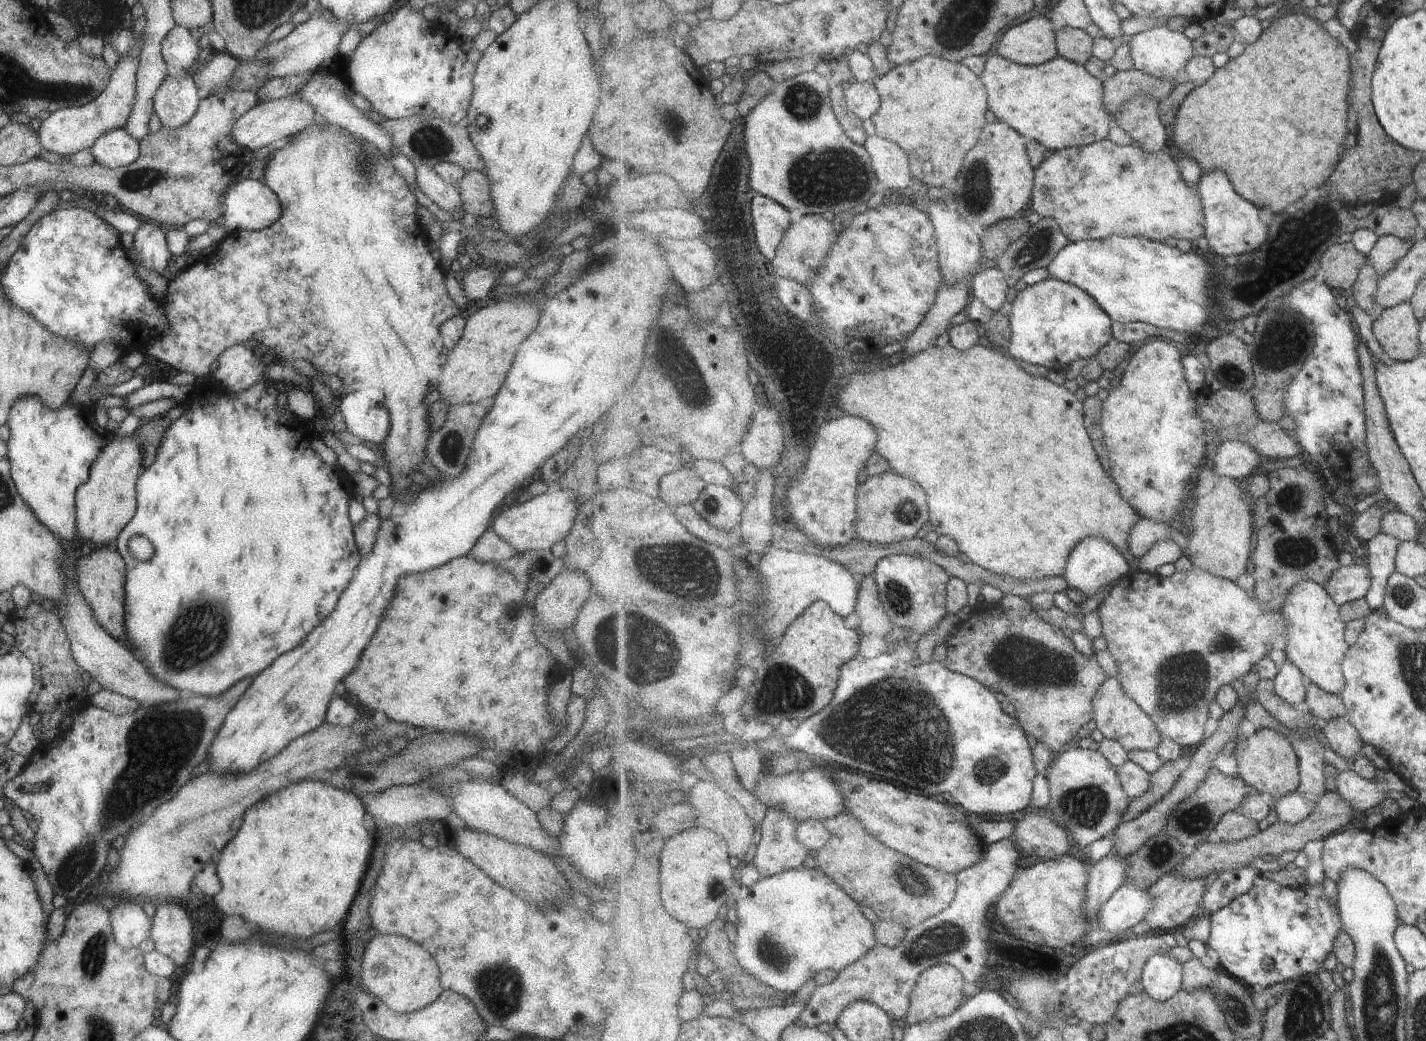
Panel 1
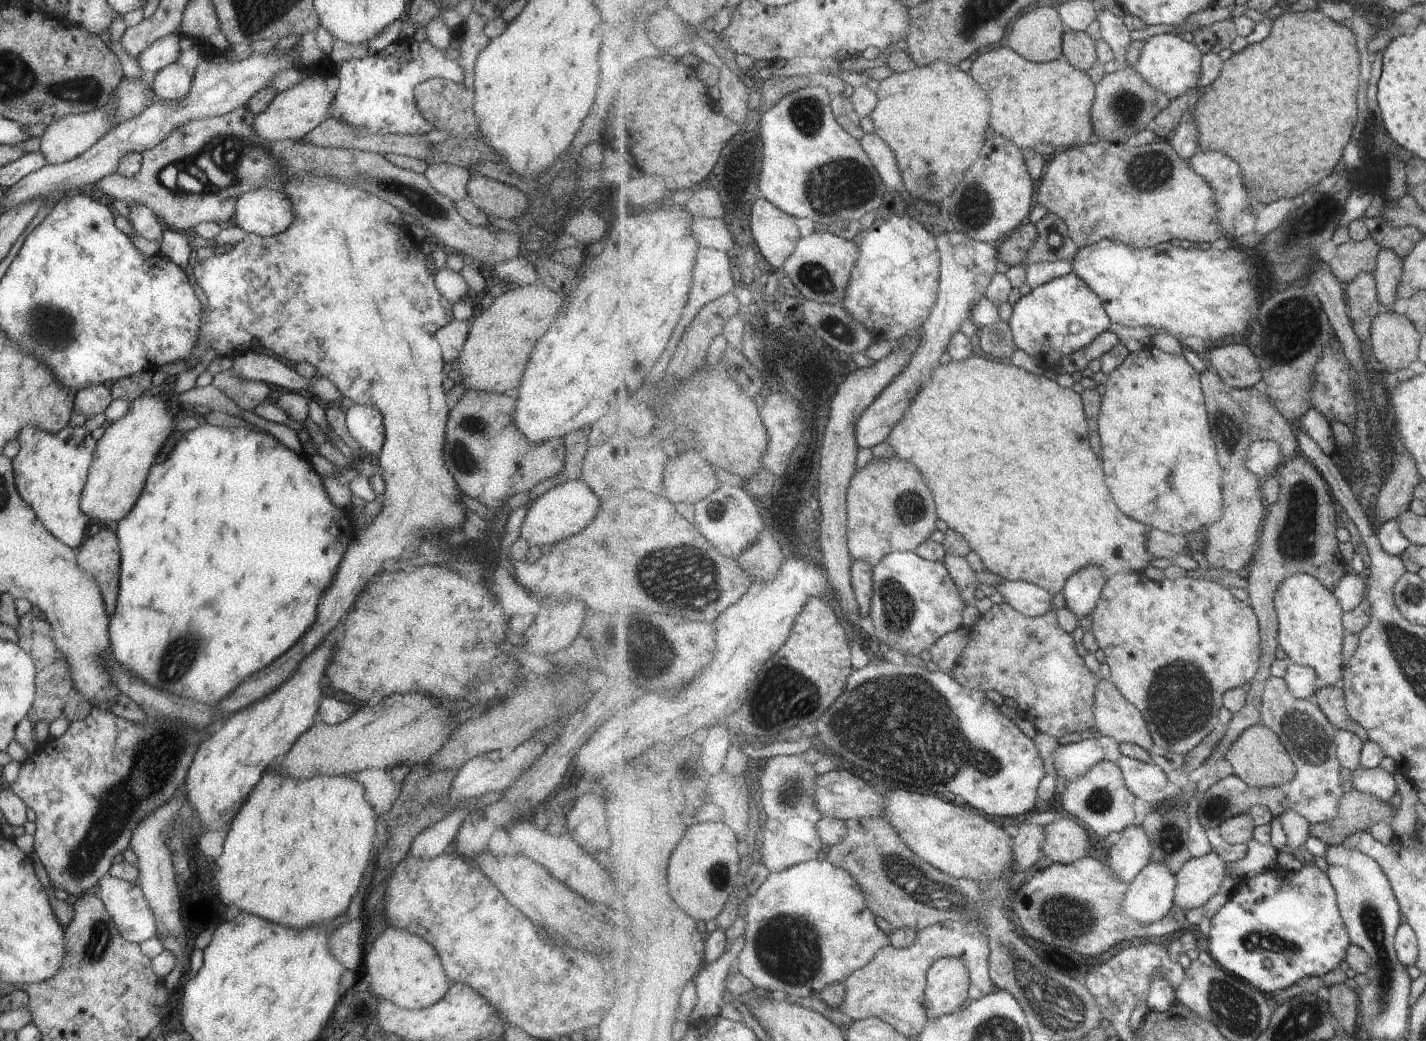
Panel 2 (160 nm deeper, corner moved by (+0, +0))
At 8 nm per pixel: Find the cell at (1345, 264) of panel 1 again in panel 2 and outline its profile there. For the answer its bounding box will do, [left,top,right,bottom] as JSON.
[1328,236,1382,285]

